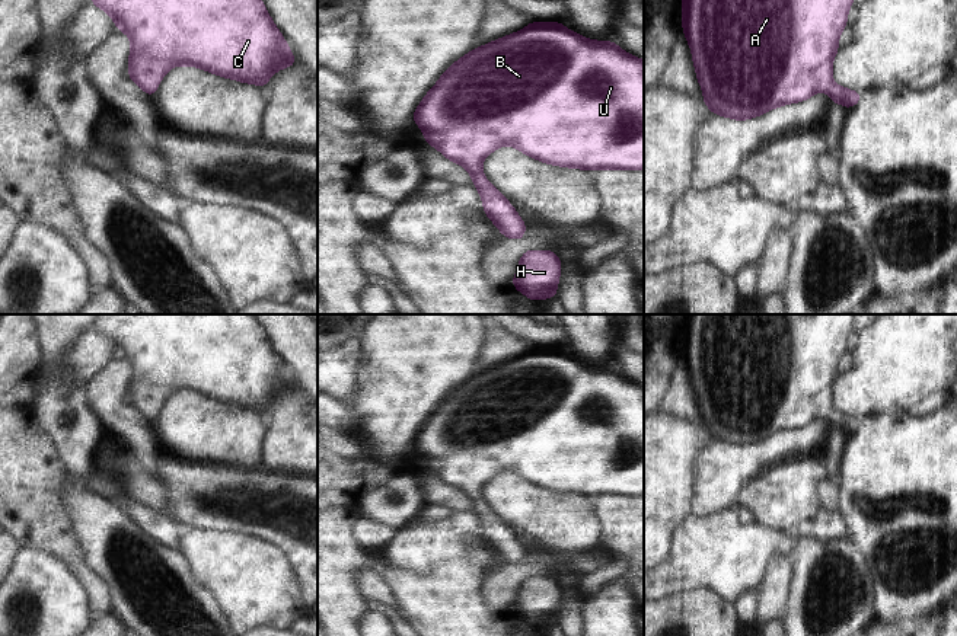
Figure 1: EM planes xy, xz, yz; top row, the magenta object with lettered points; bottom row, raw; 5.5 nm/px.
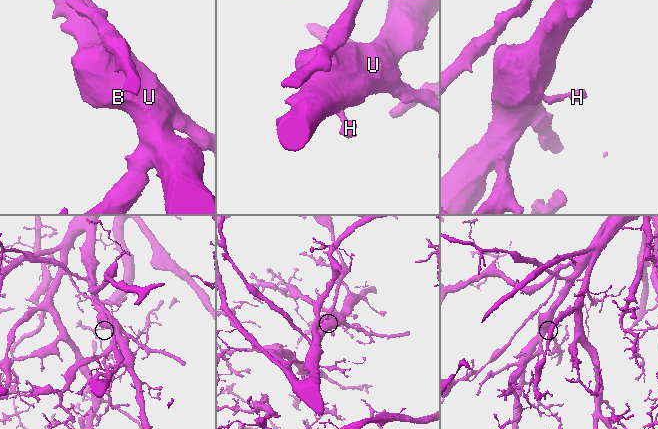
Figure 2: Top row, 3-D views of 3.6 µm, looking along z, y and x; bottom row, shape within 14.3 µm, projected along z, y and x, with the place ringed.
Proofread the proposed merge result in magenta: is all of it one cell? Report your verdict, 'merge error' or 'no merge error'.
no merge error

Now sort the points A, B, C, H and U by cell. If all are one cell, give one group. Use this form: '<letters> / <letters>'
A B C H U

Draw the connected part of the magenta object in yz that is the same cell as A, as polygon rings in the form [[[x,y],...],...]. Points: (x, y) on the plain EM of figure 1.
[[[685,314],[682,355],[692,374],[696,403],[704,428],[712,440],[744,447],[785,429],[803,428],[824,416],[832,429],[851,435],[862,419],[832,408],[832,387],[839,375],[838,364],[848,351],[855,314]]]

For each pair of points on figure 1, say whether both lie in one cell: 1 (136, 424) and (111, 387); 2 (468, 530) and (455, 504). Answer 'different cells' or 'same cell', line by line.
1: same cell
2: different cells

